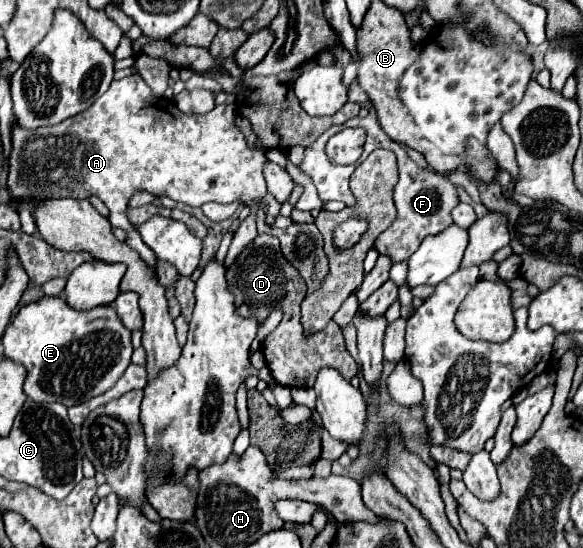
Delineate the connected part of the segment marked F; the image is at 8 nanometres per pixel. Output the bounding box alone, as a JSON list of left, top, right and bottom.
[341,110,459,262]

